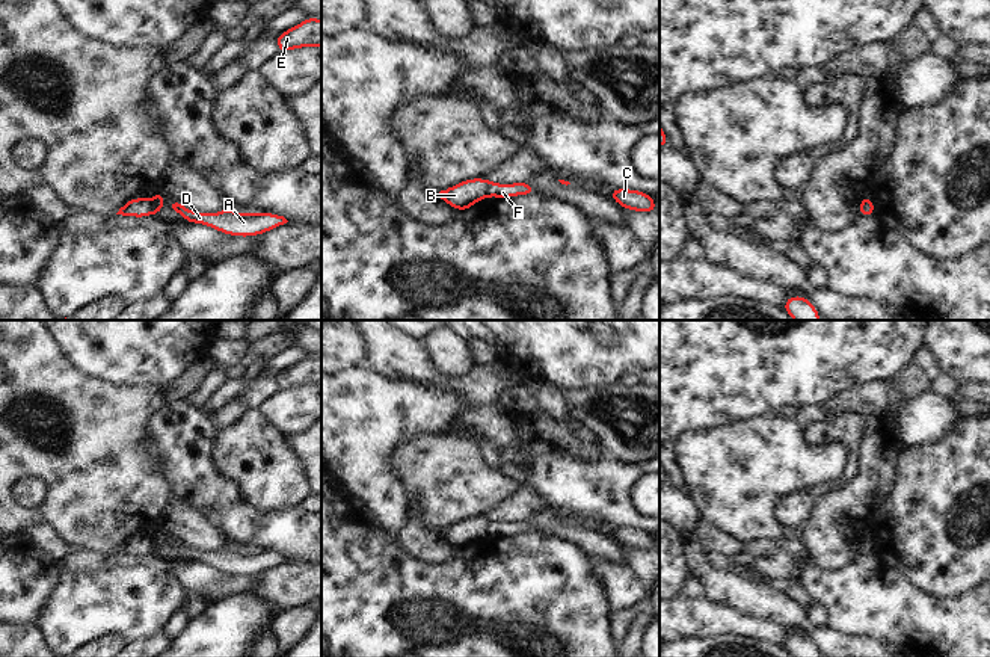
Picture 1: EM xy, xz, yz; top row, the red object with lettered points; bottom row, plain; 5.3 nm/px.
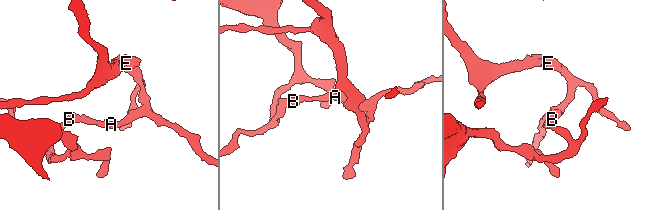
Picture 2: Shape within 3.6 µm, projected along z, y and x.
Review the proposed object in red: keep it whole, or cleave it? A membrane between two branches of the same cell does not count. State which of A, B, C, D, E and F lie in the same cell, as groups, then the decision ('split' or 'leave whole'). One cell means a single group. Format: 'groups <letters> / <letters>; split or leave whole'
groups A C D E F / B; split

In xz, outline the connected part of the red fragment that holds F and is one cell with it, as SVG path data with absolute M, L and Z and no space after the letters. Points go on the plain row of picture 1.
M489 520L489 524L486 527L486 535L489 536L497 535L503 538L533 532L536 532L536 527L530 524L527 520L516 520L512 523L500 523L497 520Z

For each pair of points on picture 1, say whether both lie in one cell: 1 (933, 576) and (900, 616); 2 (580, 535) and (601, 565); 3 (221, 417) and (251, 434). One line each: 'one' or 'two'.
1: two
2: two
3: two

